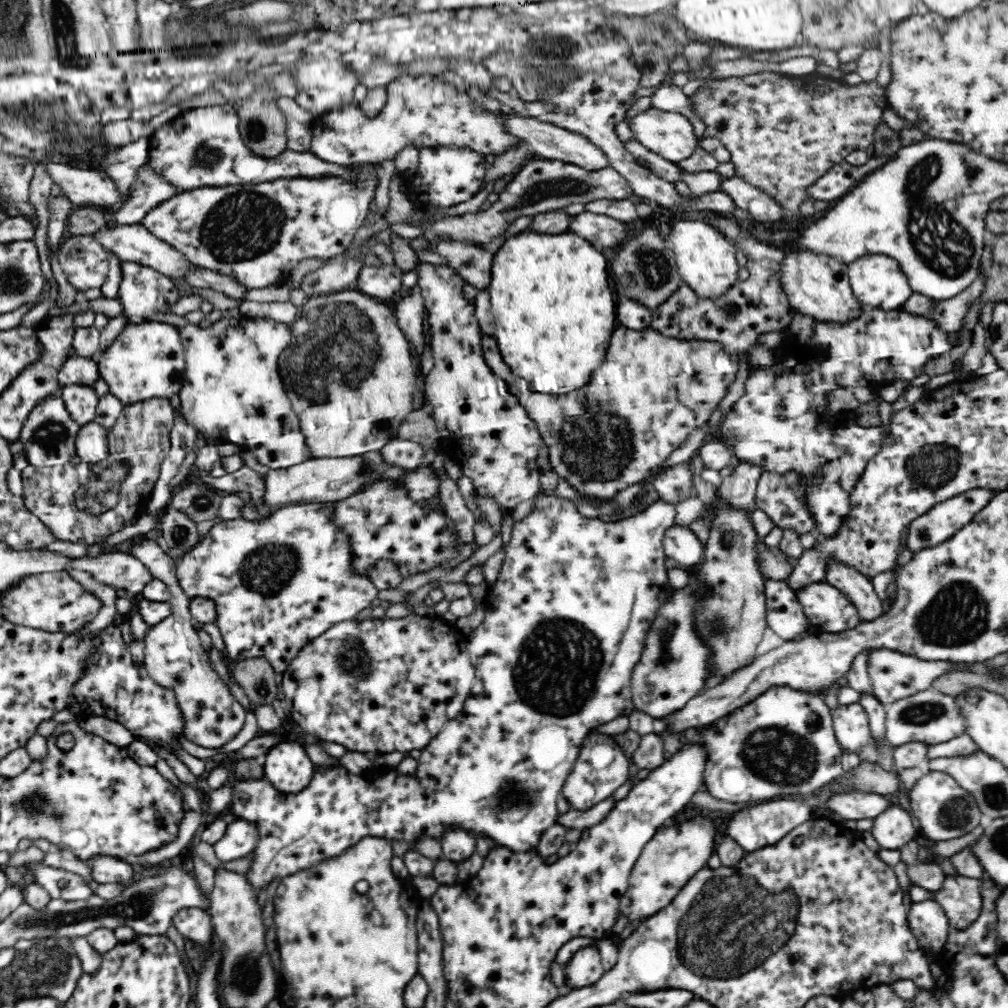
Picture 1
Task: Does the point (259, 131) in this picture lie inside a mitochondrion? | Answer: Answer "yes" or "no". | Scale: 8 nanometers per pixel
yes

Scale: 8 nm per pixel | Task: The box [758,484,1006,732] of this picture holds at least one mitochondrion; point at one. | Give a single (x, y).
(957, 616)

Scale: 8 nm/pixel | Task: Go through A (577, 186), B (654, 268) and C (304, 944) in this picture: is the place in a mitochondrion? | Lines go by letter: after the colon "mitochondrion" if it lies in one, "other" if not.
A: mitochondrion
B: mitochondrion
C: other

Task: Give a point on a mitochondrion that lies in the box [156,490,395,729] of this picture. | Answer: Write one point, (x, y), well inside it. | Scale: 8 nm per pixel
(268, 569)

